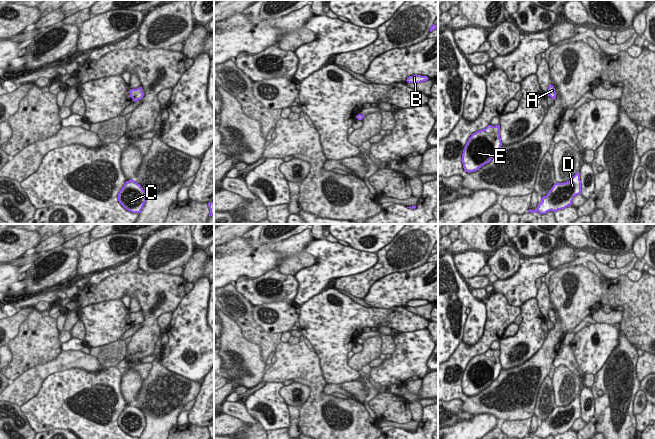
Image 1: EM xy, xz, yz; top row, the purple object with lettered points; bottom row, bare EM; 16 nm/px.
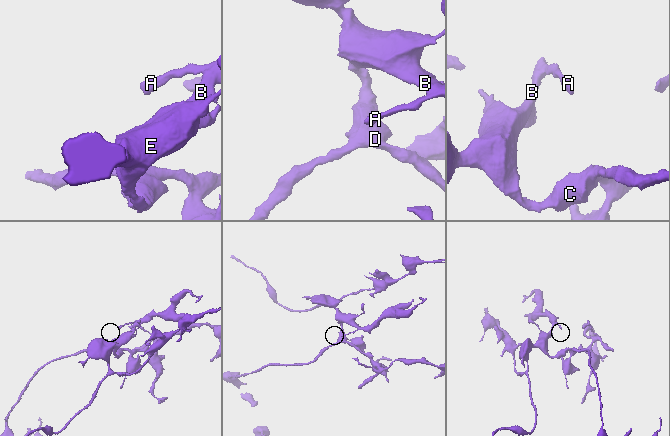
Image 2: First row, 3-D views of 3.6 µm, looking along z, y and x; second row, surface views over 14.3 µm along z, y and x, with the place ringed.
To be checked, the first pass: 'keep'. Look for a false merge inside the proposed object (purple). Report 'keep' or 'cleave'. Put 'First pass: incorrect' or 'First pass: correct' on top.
First pass: correct
keep

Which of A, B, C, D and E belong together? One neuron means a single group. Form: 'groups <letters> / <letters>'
groups A B C D E

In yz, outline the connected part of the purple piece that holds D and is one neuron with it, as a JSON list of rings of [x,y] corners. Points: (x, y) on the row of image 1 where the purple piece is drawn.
[[[578,172],[569,181],[554,184],[547,195],[542,197],[537,209],[534,211],[530,209],[528,212],[546,214],[549,211],[565,209],[572,205],[574,197],[579,194],[581,194],[581,180]]]

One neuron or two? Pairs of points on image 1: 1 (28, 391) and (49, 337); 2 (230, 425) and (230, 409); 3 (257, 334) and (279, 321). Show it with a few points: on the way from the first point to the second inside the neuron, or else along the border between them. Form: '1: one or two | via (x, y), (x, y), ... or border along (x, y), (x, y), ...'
1: two | border along (60, 353), (46, 362), (29, 367), (19, 376)
2: two | border along (224, 413), (246, 423)
3: two | border along (251, 310), (253, 319), (264, 330), (281, 333)

